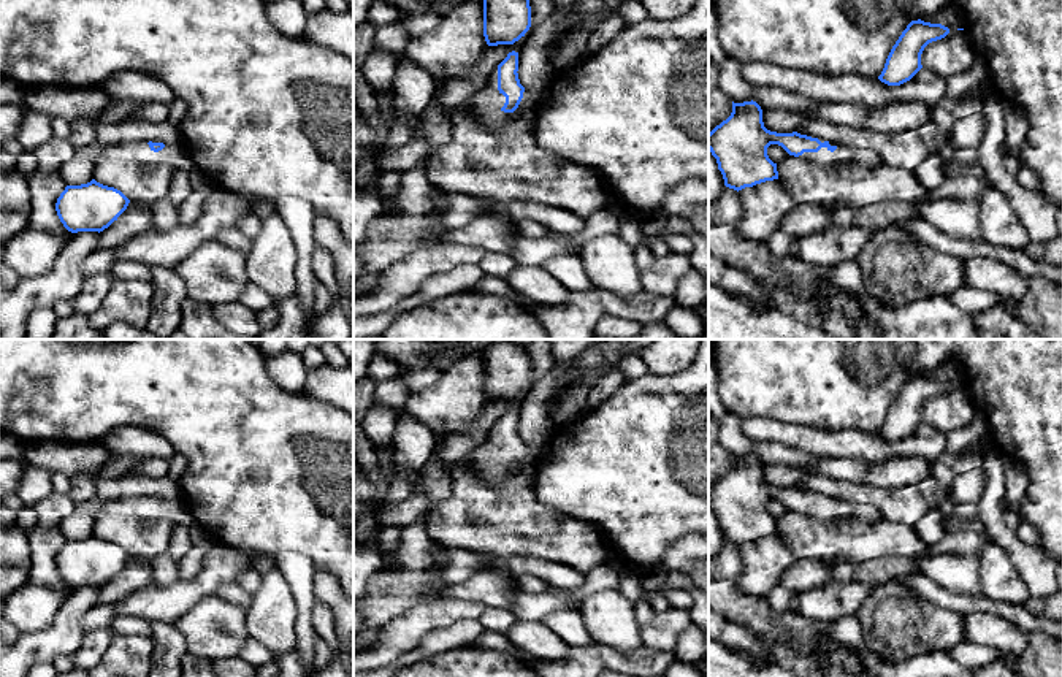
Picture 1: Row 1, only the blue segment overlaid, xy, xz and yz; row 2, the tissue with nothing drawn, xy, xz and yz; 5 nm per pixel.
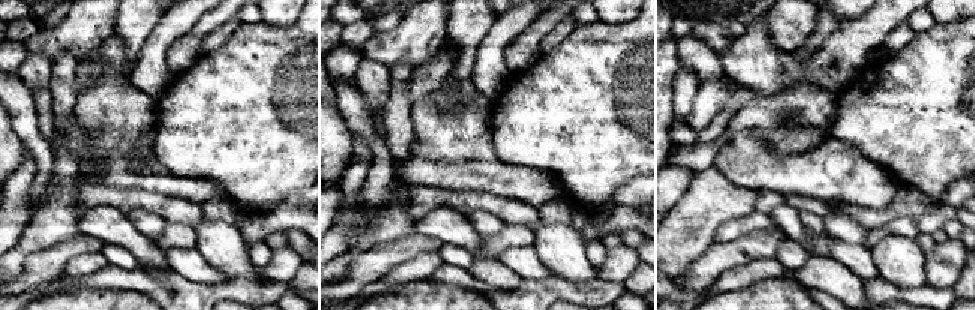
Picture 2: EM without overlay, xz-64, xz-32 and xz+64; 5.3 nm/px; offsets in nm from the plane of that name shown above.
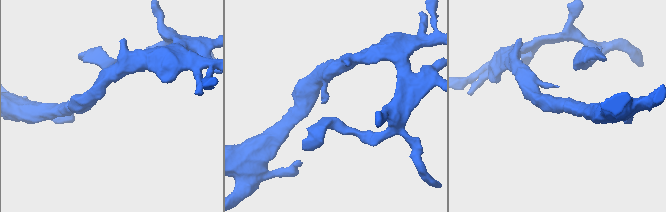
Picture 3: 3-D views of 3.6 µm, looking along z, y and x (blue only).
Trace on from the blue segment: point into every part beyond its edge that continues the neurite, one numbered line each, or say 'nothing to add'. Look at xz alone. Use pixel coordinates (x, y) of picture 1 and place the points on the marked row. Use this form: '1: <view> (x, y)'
1: xz (485, 107)

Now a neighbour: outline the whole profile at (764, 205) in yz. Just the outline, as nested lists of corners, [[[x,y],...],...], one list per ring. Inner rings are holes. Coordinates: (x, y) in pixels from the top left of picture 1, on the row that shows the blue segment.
[[[778,179],[766,181],[737,192],[743,214],[735,225],[737,233],[748,241],[766,243],[781,228],[781,220],[796,206],[793,197]]]

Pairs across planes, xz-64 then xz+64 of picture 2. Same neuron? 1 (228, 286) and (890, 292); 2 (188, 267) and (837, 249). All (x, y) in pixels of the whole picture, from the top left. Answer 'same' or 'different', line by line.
1: same
2: same

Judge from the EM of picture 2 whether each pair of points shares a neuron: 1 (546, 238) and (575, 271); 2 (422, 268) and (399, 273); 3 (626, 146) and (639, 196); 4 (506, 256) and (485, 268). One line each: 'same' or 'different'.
1: same
2: same
3: different
4: different

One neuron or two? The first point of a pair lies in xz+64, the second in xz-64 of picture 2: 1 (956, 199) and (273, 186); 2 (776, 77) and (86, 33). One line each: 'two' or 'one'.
1: two
2: one

